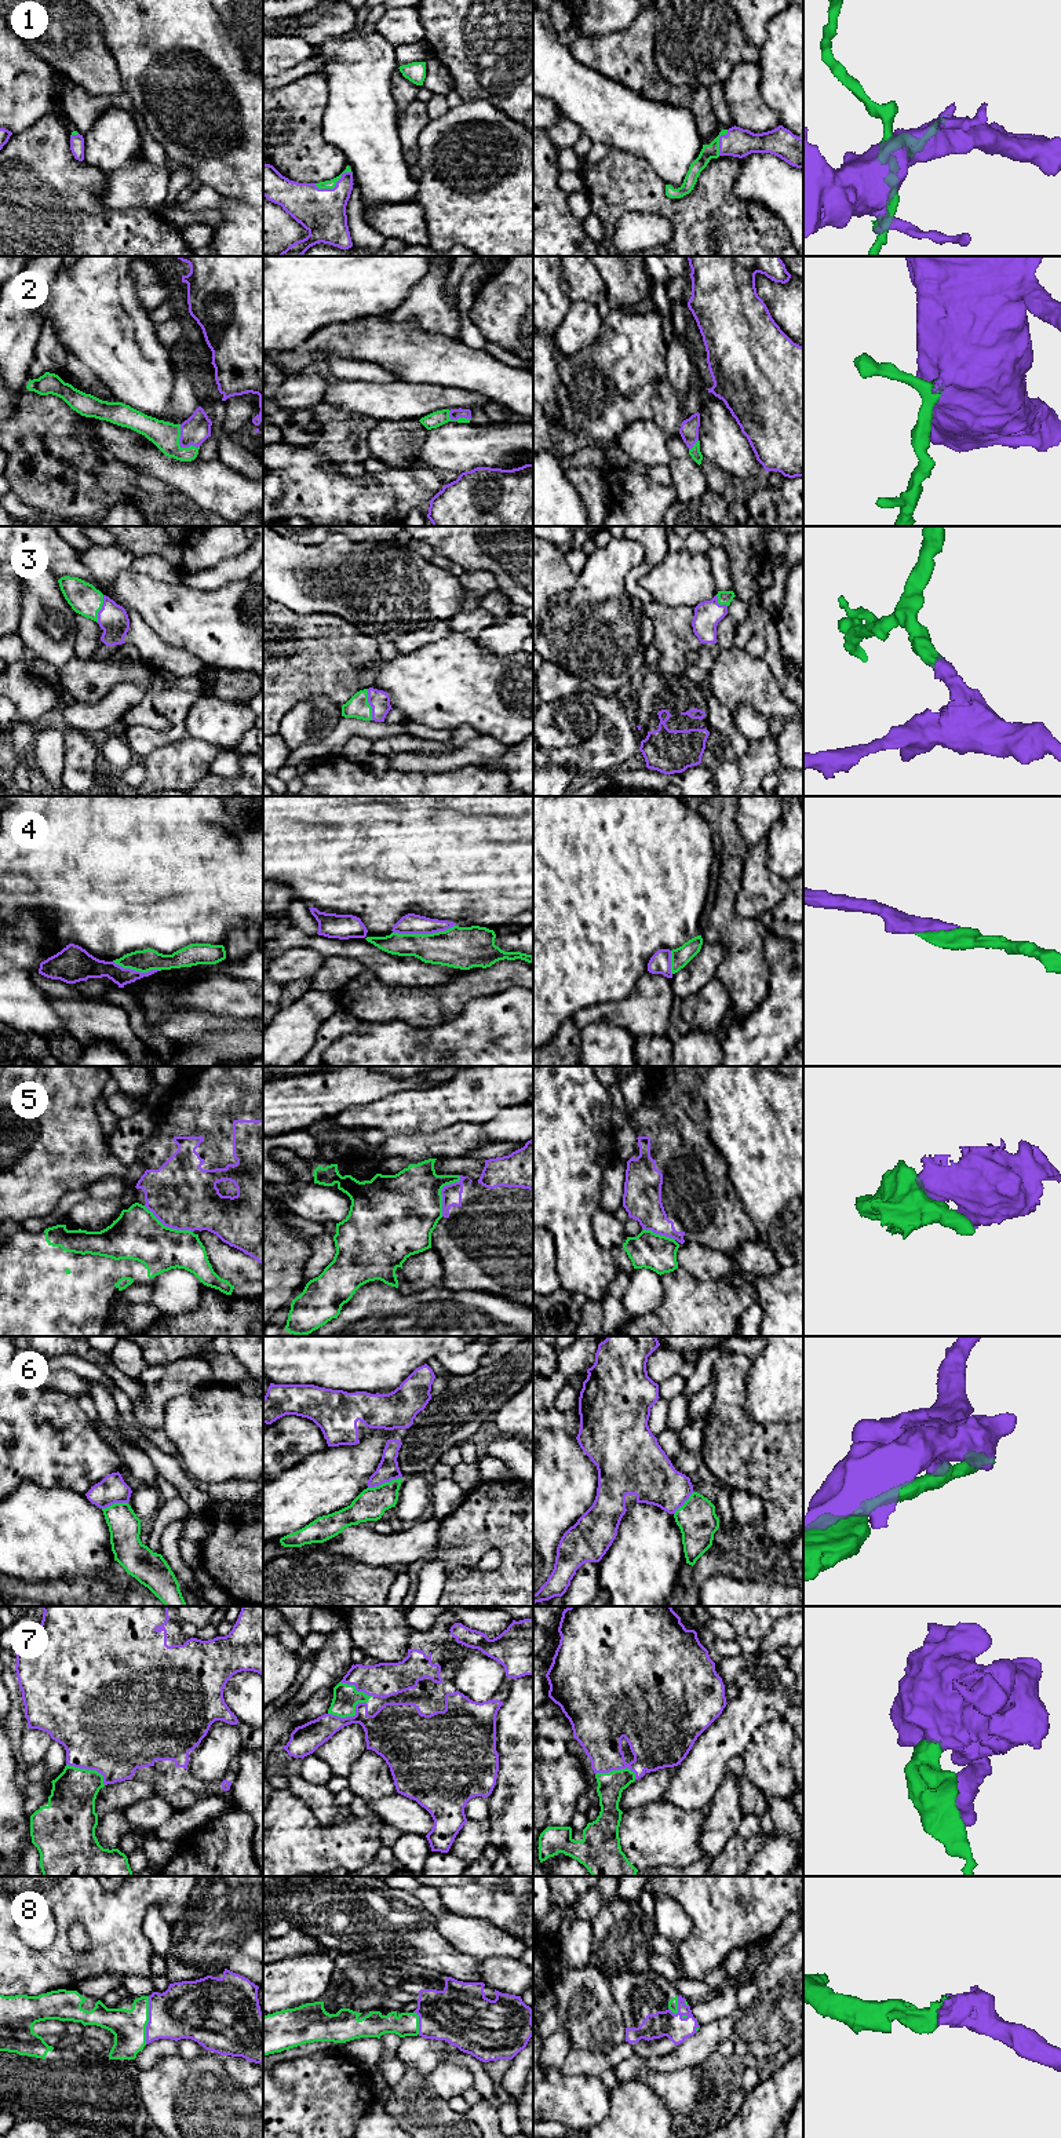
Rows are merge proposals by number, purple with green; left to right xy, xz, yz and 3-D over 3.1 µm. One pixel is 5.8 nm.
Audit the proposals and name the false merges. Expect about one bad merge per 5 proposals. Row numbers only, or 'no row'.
5, 6

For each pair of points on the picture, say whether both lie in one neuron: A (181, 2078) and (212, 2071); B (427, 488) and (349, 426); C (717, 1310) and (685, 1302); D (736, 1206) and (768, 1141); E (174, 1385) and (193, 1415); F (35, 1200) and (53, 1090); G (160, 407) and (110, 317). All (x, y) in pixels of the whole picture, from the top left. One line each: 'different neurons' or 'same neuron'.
A: same neuron
B: different neurons
C: same neuron
D: different neurons
E: different neurons
F: same neuron
G: same neuron

